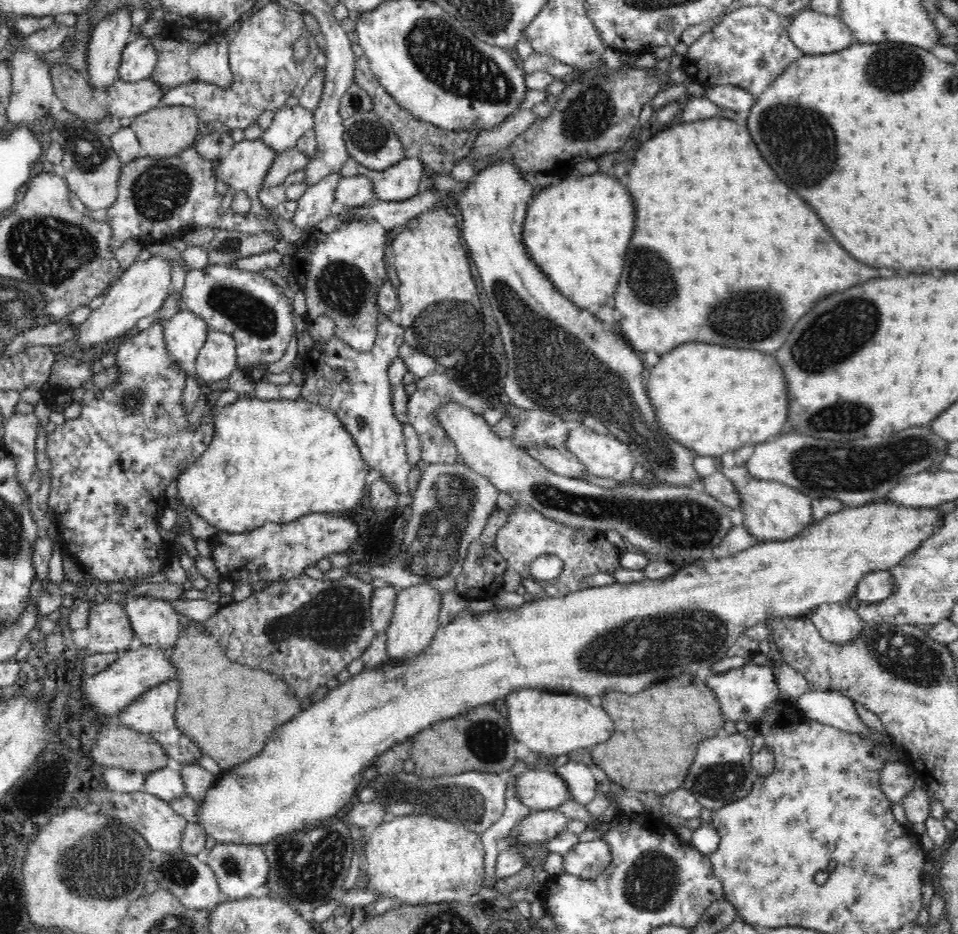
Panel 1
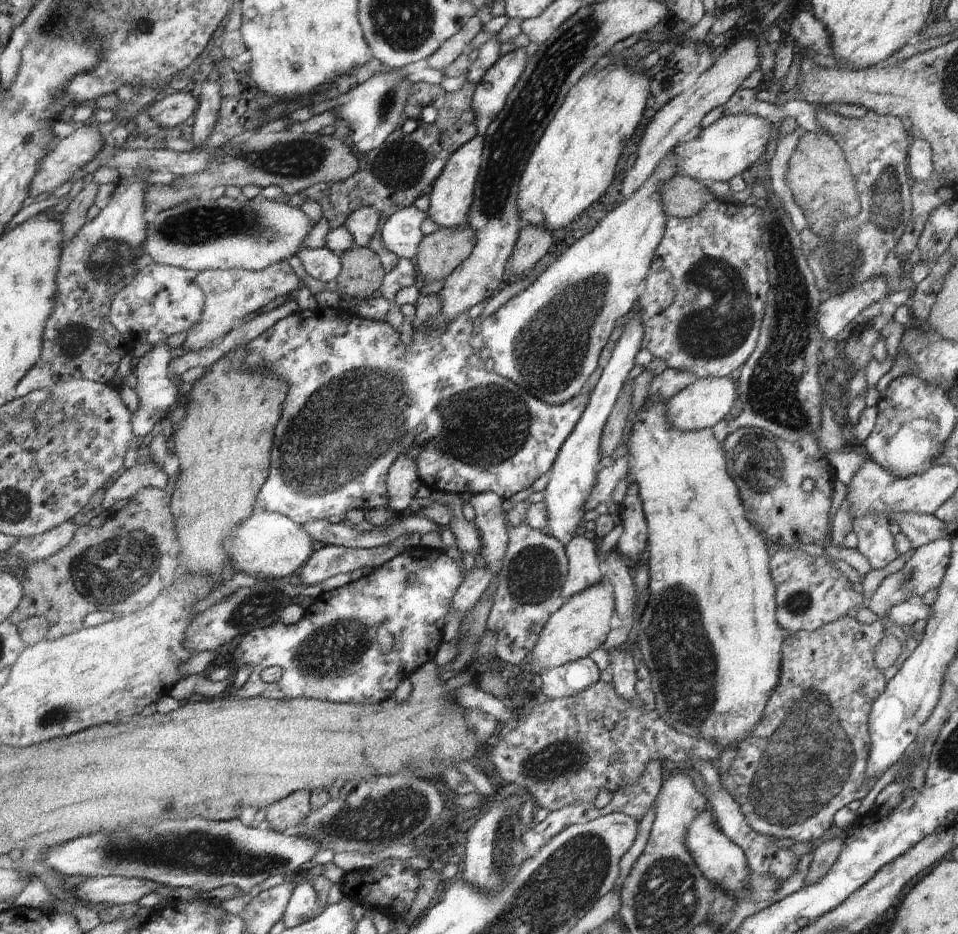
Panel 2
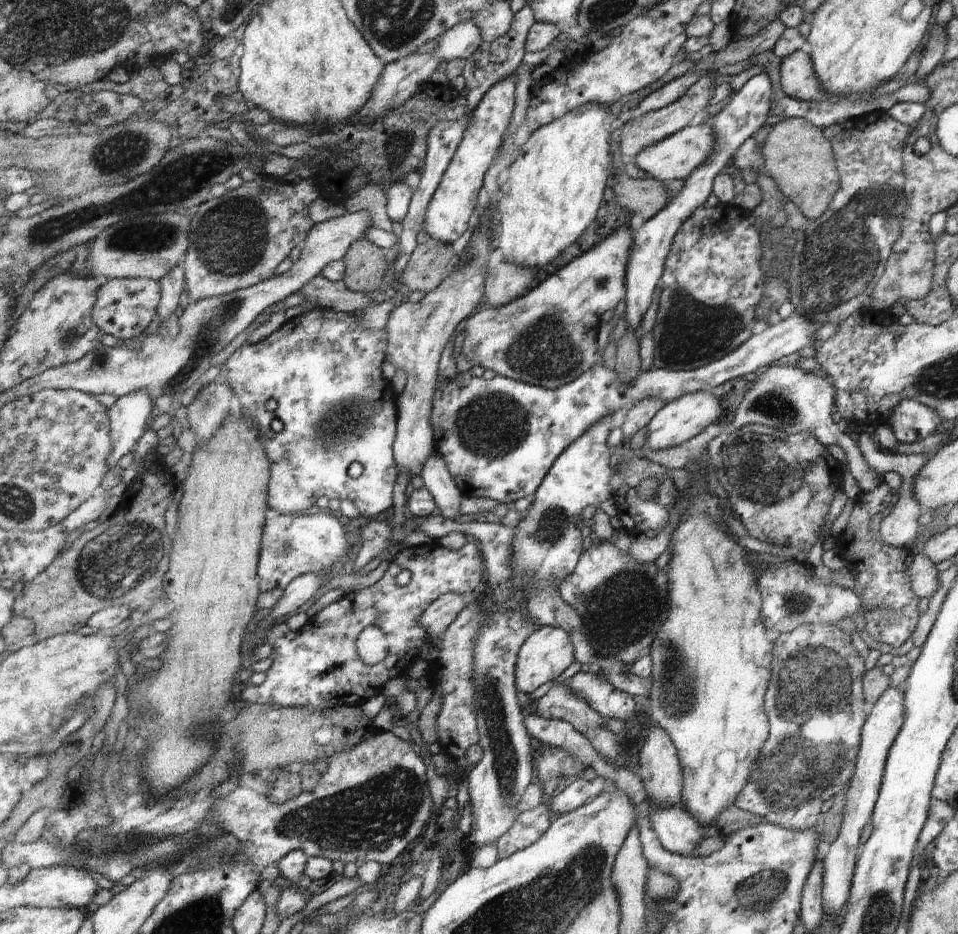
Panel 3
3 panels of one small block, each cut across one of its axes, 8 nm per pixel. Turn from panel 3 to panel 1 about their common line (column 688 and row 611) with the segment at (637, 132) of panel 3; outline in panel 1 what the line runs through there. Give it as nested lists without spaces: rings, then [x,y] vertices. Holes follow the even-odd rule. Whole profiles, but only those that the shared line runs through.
[[[109,600],[96,603],[96,606],[90,611],[92,611],[92,614],[88,618],[88,631],[90,631],[91,637],[88,646],[85,648],[86,652],[92,654],[123,653],[130,648],[130,644],[135,637],[135,631],[125,608],[122,608],[115,601]]]

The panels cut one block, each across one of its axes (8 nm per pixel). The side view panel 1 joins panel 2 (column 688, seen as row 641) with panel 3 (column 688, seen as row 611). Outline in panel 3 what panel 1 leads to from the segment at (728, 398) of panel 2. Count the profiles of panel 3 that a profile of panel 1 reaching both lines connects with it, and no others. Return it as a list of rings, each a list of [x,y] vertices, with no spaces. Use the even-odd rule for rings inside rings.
[[[708,391],[687,394],[667,403],[648,424],[647,444],[665,450],[686,443],[717,420],[717,400]]]

